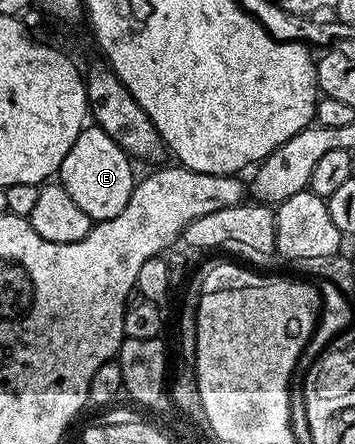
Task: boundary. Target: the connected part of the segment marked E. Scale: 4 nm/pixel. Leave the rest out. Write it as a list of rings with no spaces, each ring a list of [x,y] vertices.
[[[88,125],[82,133],[78,133],[78,141],[70,145],[70,153],[66,153],[66,161],[62,161],[58,172],[58,182],[66,189],[66,193],[70,193],[70,198],[76,202],[78,209],[82,209],[82,213],[86,213],[93,221],[109,219],[118,217],[118,213],[122,213],[130,201],[134,186],[132,166],[134,163],[130,156],[101,127]]]

